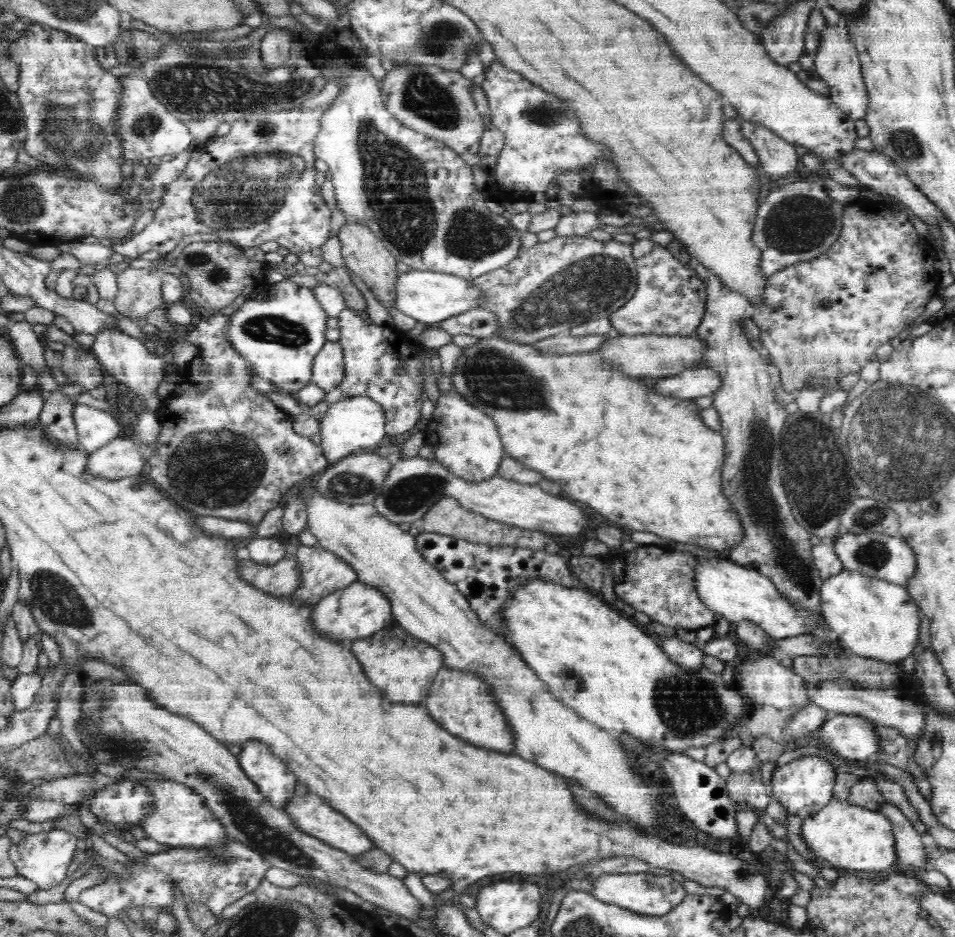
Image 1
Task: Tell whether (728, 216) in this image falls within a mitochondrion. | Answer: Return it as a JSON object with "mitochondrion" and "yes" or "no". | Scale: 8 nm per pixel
{"mitochondrion":"no"}

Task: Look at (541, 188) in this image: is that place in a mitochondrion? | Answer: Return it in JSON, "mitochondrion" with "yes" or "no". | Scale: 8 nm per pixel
{"mitochondrion":"no"}

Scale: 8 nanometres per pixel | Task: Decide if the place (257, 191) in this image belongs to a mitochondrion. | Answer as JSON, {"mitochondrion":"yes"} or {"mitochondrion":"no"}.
{"mitochondrion":"yes"}

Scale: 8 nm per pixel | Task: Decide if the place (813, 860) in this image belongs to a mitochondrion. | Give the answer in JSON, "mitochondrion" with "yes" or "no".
{"mitochondrion":"no"}

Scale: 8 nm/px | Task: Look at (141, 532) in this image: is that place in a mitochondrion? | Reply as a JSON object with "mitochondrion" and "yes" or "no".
{"mitochondrion":"no"}

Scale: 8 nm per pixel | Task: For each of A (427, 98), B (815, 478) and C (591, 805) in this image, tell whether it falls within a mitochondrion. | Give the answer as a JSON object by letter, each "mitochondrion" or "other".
{"A":"mitochondrion","B":"mitochondrion","C":"mitochondrion"}

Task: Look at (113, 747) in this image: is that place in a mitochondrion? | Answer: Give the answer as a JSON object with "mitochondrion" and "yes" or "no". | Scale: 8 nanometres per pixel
{"mitochondrion":"yes"}

